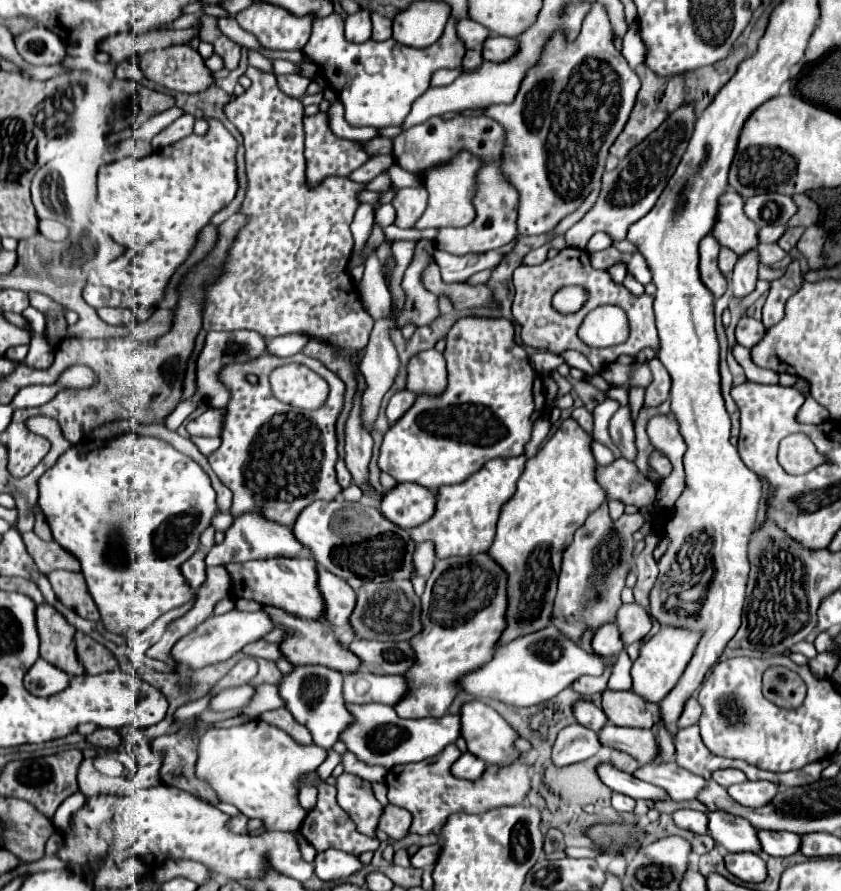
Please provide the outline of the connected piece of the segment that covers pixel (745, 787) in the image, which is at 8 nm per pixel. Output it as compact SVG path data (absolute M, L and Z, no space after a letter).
M744 781L744 783L732 785L728 789L728 795L740 805L756 809L756 807L768 805L780 791L782 791L780 783L772 783L772 781Z

